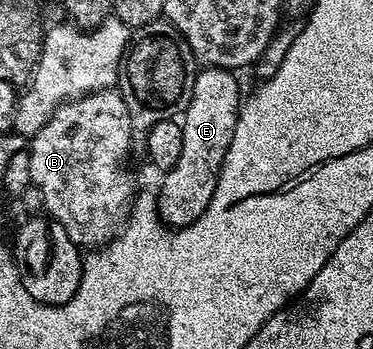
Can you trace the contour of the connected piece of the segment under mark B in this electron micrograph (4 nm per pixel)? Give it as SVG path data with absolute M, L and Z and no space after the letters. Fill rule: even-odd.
M117 89L93 90L80 98L71 98L62 103L56 112L29 139L28 151L31 158L32 185L40 188L44 196L45 213L58 222L68 232L68 236L79 248L101 248L118 235L126 225L132 203L136 197L134 178L126 167L126 157L130 154L130 117Z

